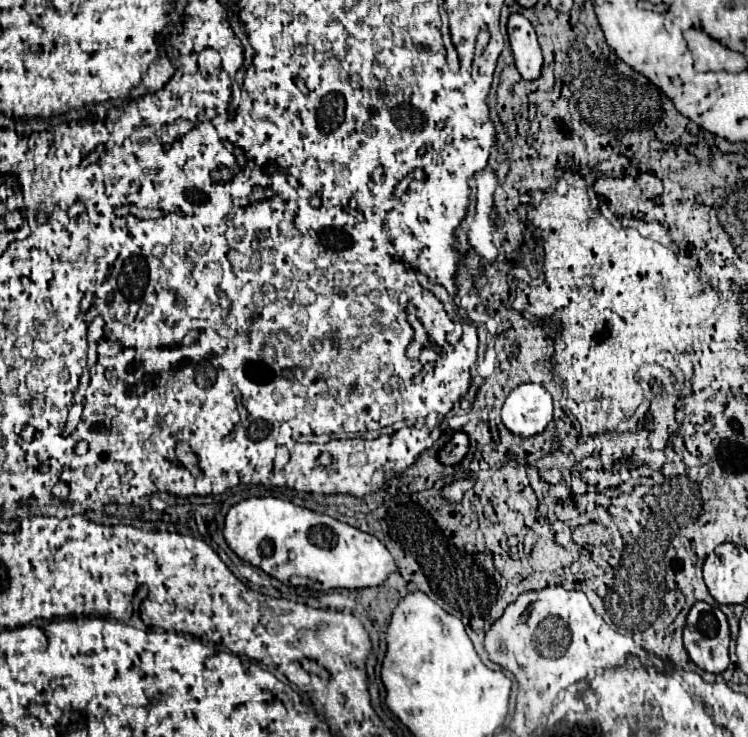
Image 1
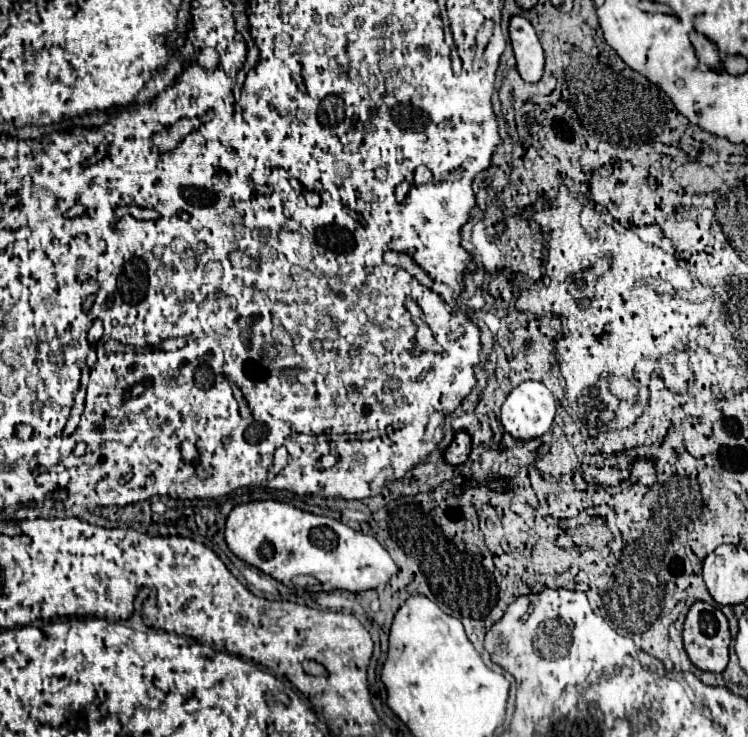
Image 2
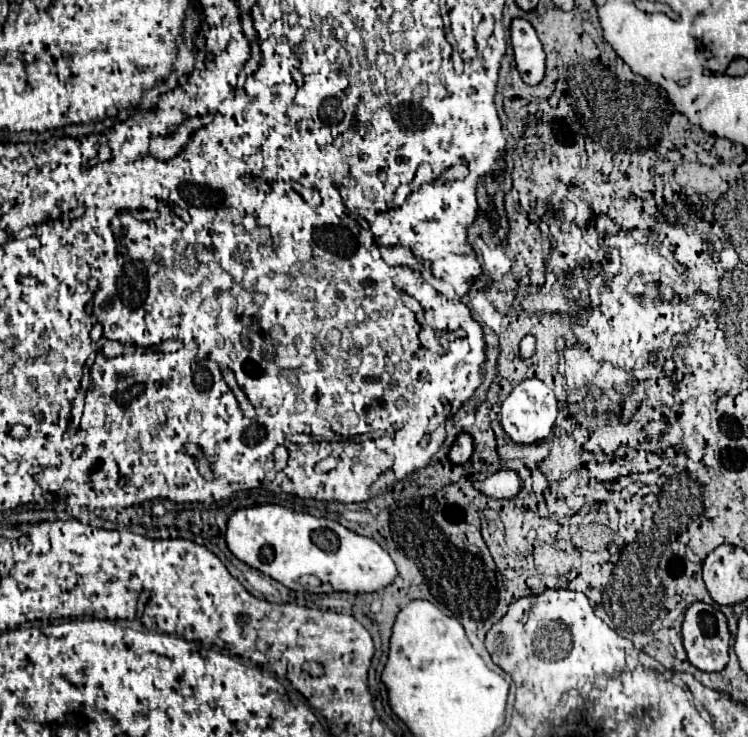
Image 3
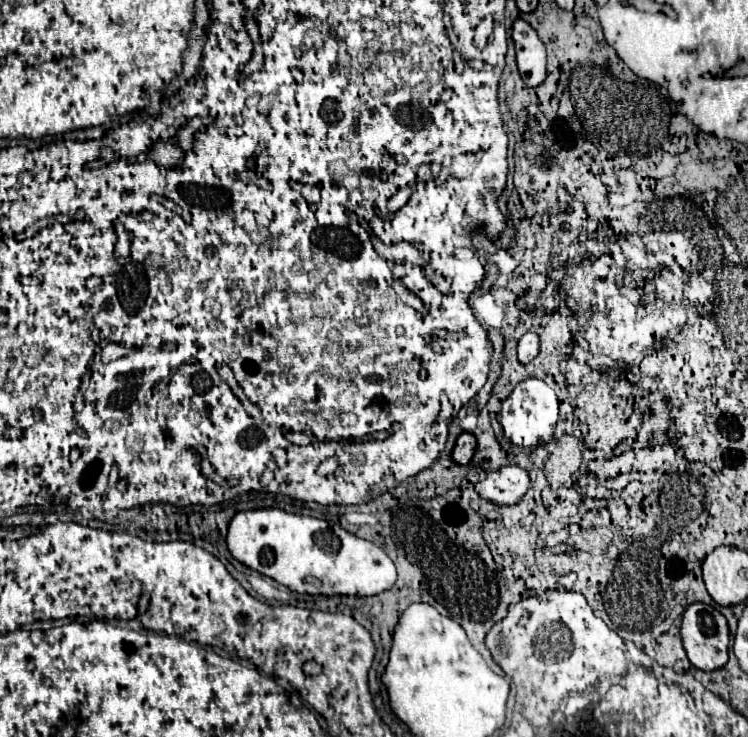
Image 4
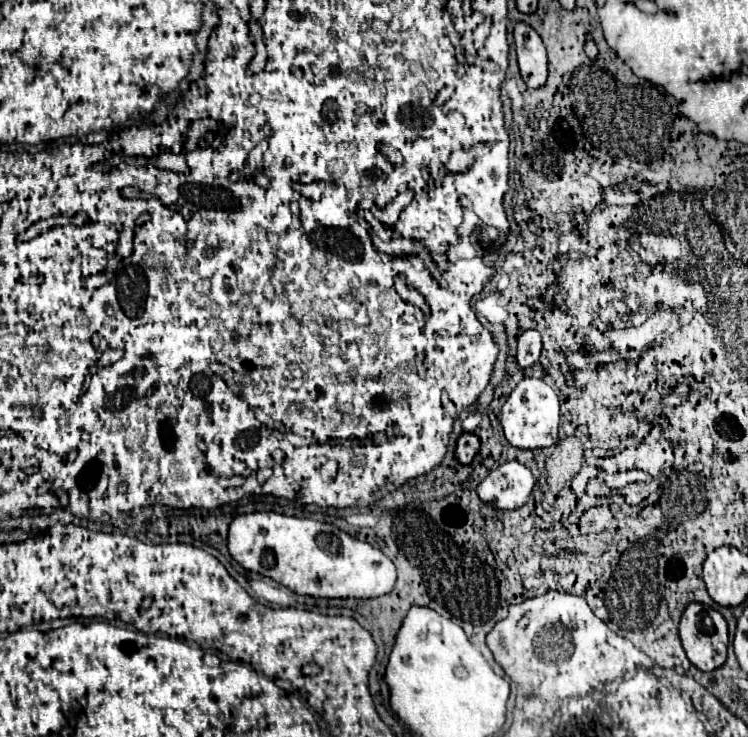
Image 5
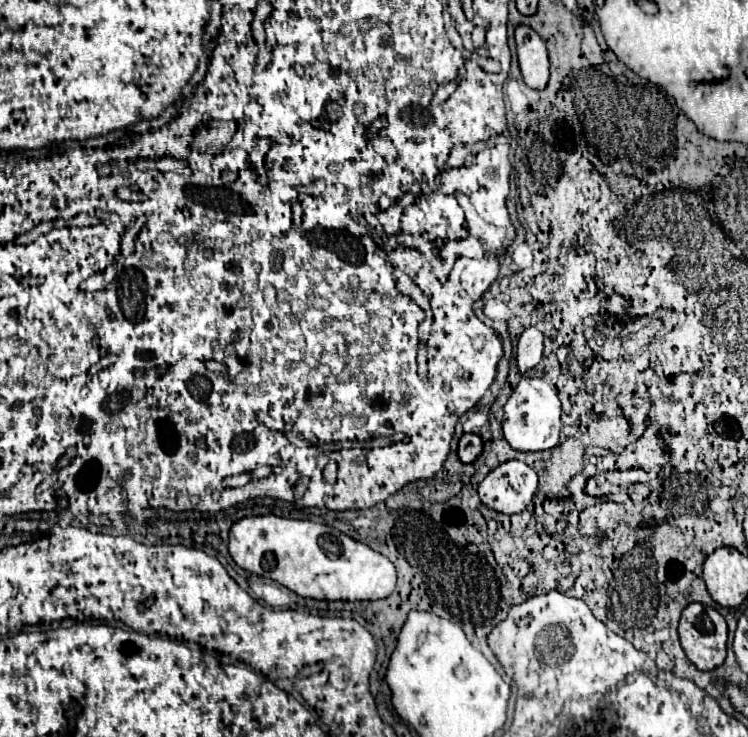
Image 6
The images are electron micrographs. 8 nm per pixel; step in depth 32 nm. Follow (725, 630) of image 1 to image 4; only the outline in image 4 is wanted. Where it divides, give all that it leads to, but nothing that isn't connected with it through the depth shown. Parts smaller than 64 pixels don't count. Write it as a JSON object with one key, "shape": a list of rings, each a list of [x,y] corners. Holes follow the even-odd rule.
{"shape":[[[702,602],[690,604],[684,612],[680,634],[682,634],[682,644],[688,654],[688,660],[696,668],[700,668],[704,672],[712,672],[712,670],[722,668],[728,662],[728,642],[730,642],[728,624],[726,624],[726,618],[716,608],[702,604]]]}

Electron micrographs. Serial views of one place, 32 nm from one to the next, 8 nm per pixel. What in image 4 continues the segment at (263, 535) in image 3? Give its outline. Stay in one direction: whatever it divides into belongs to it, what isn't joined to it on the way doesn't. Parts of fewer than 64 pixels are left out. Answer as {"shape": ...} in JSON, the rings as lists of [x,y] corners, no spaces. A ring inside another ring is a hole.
{"shape":[[[276,508],[238,512],[230,522],[226,542],[238,562],[300,594],[376,596],[396,582],[396,566],[382,548],[332,522],[310,516],[296,516]],[[308,578],[316,578],[320,586],[310,584]]]}

